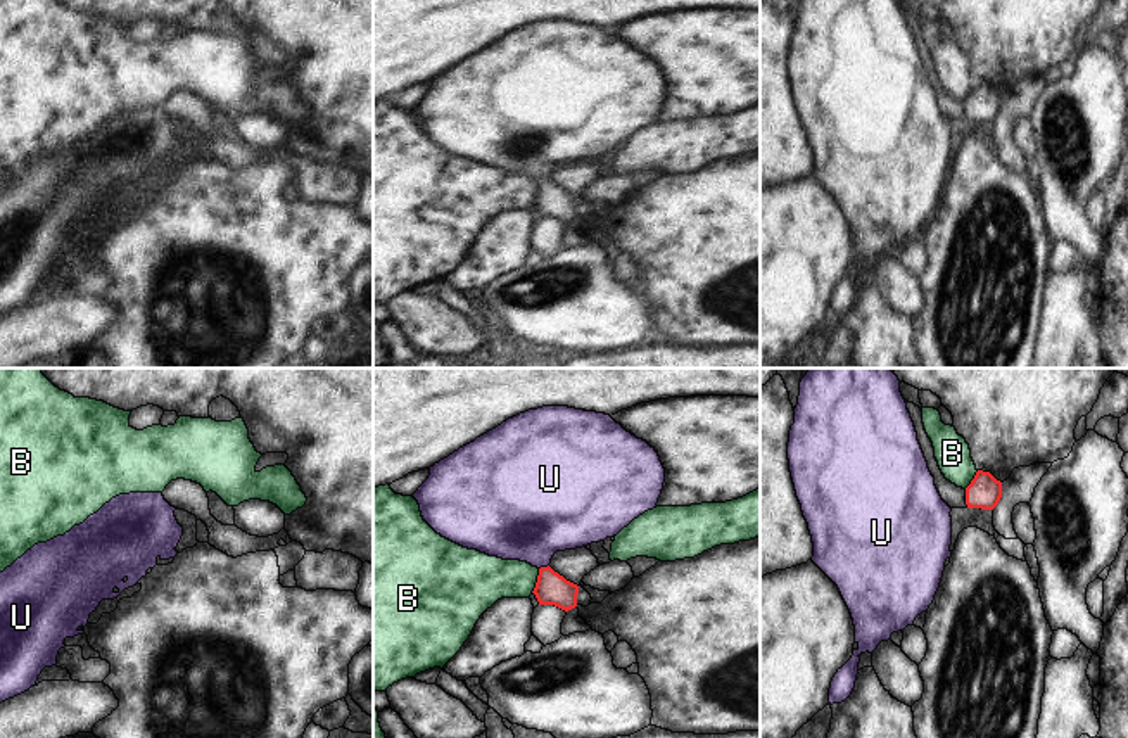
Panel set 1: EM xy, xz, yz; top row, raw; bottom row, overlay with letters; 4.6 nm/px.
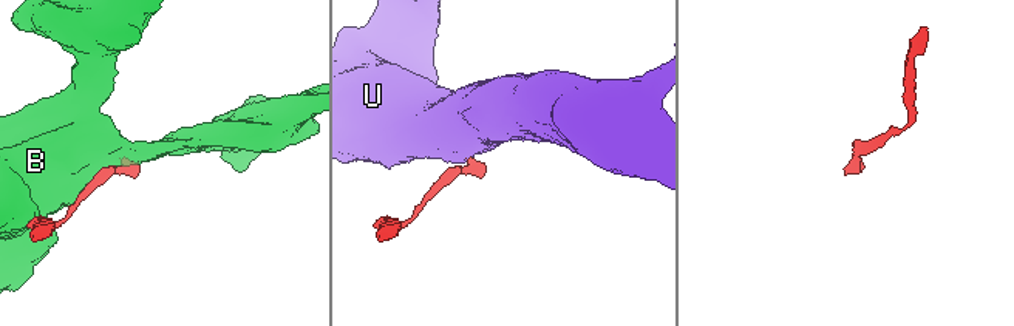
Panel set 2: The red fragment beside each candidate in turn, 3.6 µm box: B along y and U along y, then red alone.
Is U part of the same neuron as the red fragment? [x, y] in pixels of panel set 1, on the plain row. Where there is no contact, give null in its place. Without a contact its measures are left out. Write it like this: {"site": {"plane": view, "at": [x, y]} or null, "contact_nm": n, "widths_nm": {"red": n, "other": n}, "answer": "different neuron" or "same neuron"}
{"site": {"plane": "xz", "at": [543, 180]}, "contact_nm": 50, "widths_nm": {"red": 150, "other": 420}, "answer": "same neuron"}

